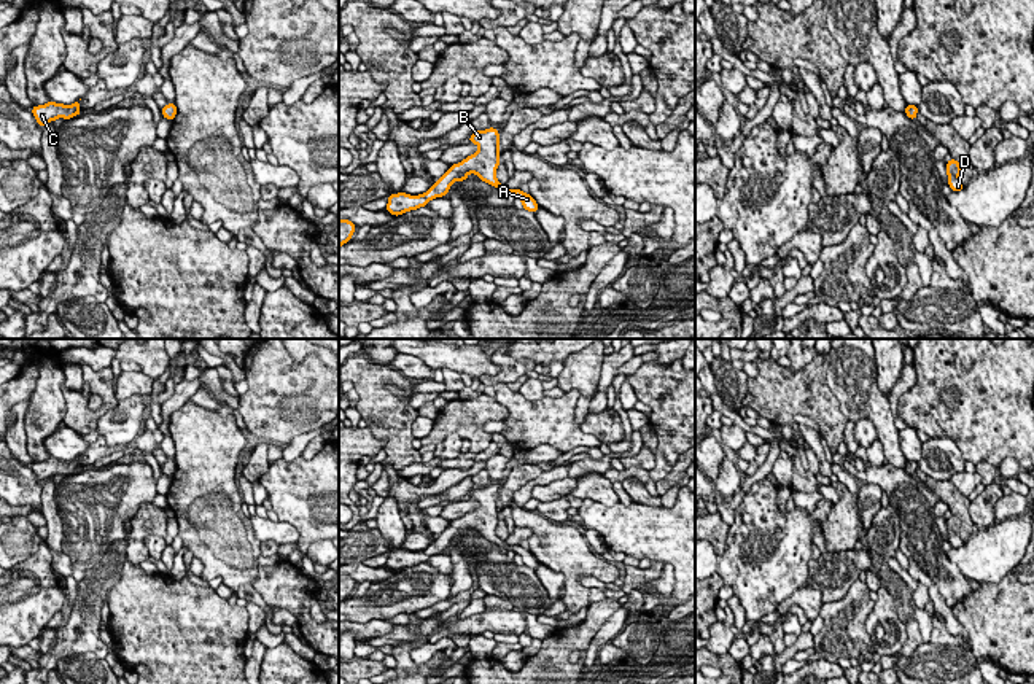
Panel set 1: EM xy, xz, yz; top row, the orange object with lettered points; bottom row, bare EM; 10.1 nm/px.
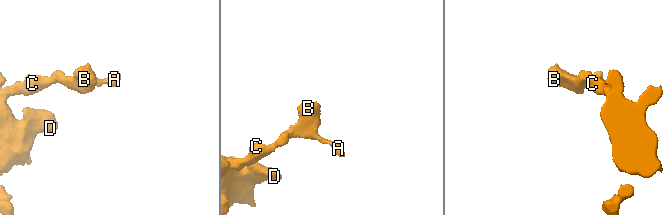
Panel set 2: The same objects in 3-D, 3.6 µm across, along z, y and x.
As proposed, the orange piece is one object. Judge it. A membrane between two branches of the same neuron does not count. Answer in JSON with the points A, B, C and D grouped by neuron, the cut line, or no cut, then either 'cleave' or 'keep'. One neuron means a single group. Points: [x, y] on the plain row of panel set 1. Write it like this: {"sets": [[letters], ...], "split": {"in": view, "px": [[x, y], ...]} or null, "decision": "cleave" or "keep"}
{"sets": [["A", "B", "C", "D"]], "split": null, "decision": "keep"}

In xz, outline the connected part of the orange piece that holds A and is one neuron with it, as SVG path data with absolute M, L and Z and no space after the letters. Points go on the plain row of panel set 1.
M495 482L487 487L474 487L468 498L476 499L479 507L458 520L452 520L450 527L436 536L436 539L425 550L410 552L406 549L398 549L388 552L387 568L399 573L404 568L425 563L431 555L445 552L453 538L465 538L469 530L476 530L479 536L498 544L500 549L514 550L522 557L525 566L536 569L539 563L530 550L523 549L522 546L507 546L496 536L495 530L501 515L500 488L495 485Z

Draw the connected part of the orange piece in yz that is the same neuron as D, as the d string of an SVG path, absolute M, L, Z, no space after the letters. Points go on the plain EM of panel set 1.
M950 515L947 519L947 531L948 531L948 542L951 544L951 547L964 546L959 530L961 530L961 520L956 515Z

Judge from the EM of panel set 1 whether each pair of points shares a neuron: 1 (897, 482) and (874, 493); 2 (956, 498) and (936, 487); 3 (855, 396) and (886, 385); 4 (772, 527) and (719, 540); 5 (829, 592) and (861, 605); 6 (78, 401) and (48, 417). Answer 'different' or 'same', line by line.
1: different
2: same
3: different
4: different
5: different
6: different

